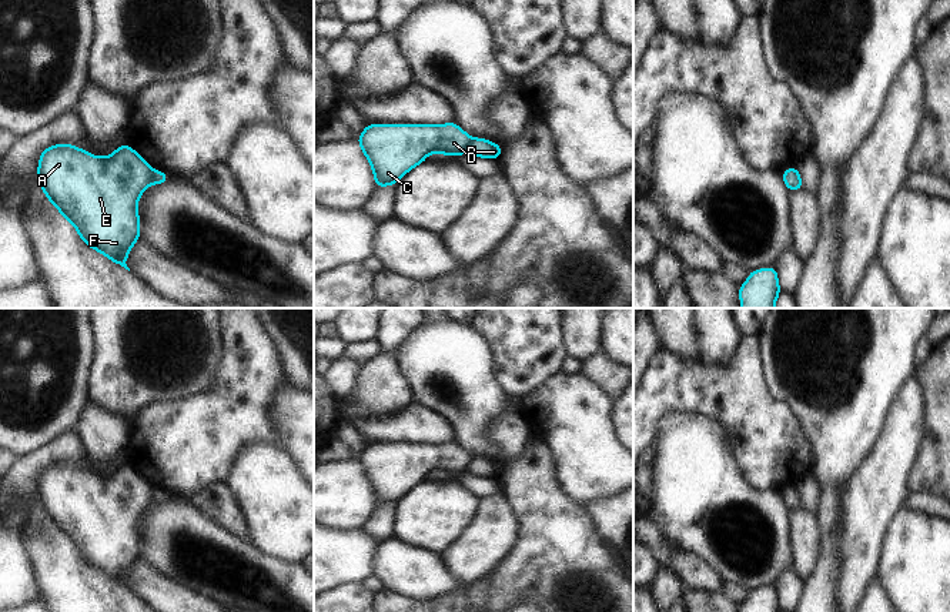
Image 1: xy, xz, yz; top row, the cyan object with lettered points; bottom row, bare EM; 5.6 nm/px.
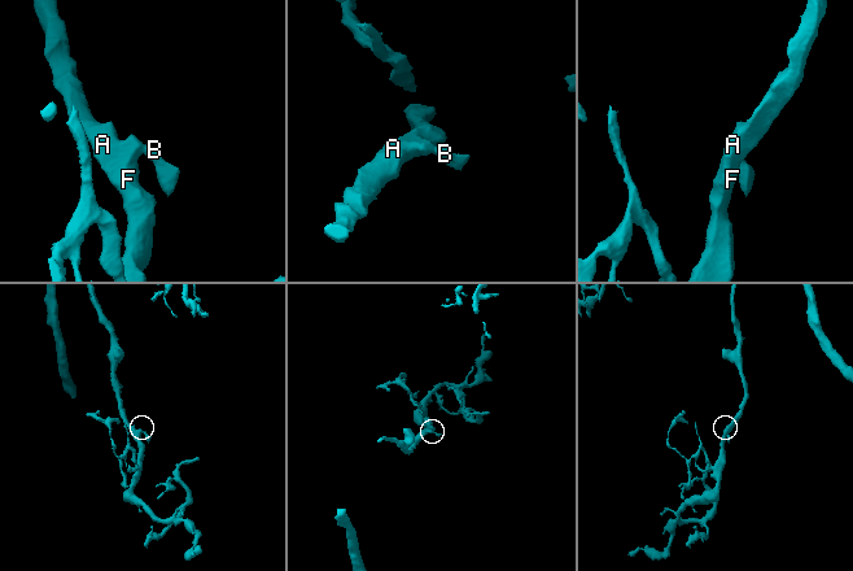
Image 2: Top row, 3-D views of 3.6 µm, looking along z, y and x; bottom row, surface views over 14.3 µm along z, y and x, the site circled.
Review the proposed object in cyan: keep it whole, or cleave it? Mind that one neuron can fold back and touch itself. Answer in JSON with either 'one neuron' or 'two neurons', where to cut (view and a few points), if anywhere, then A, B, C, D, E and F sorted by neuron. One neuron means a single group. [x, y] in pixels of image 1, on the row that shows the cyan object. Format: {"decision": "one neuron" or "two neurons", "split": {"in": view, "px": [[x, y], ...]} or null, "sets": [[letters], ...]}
{"decision": "two neurons", "split": {"in": "xy", "px": [[154, 170], [150, 183]]}, "sets": [["A", "C", "D", "E", "F"], ["B"]]}

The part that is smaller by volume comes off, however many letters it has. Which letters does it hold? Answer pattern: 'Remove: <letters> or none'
Remove: B.

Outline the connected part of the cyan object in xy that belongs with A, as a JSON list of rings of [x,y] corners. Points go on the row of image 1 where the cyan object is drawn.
[[[57,144],[40,154],[37,177],[56,208],[76,227],[81,240],[126,270],[126,258],[140,238],[137,203],[151,184],[153,168],[130,147],[118,147],[110,157],[94,157],[73,144]]]

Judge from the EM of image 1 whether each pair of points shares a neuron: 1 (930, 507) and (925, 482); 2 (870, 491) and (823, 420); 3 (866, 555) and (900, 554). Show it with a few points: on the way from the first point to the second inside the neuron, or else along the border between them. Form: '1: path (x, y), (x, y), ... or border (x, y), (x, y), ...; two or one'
1: border (909, 492), (932, 492), (935, 495); two
2: border (875, 441), (870, 452), (846, 480), (842, 500); two
3: border (890, 524), (880, 552), (880, 565), (876, 577); two

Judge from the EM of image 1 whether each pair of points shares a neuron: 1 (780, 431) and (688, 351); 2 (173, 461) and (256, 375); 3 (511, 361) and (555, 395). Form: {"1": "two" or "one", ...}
{"1": "two", "2": "one", "3": "two"}

